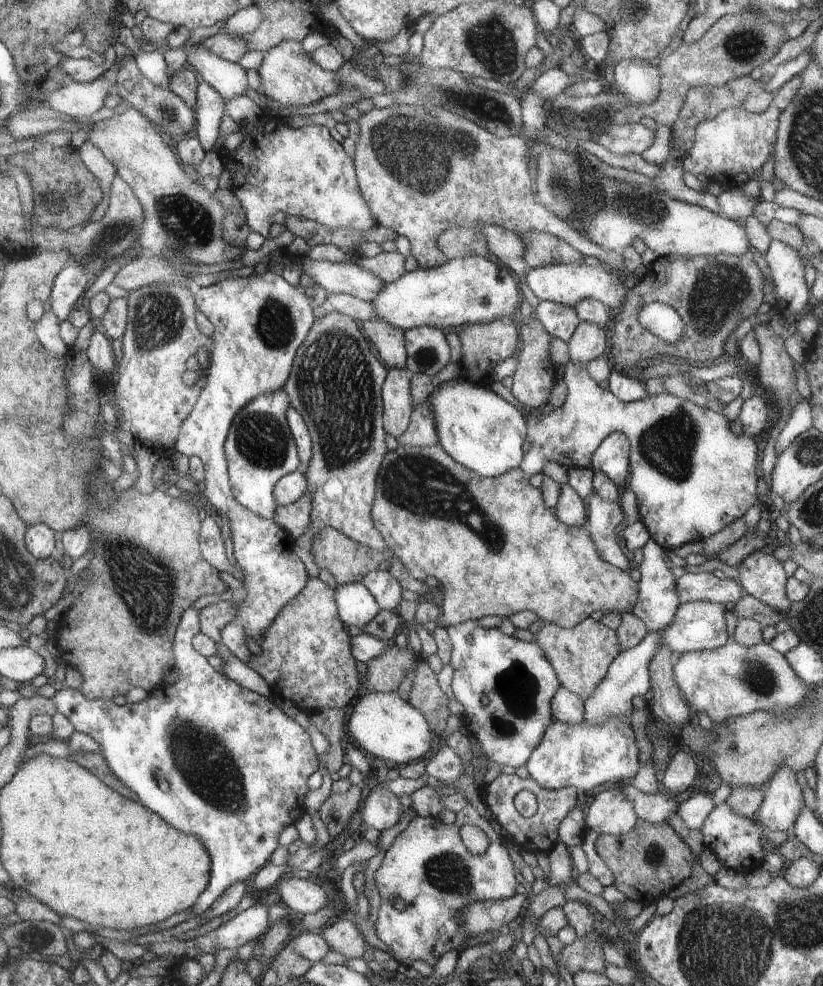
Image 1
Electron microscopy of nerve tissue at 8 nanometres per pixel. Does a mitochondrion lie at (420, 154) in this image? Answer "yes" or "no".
yes

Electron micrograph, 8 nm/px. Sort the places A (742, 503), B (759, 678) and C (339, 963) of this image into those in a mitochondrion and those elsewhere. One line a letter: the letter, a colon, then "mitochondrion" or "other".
A: other
B: mitochondrion
C: other

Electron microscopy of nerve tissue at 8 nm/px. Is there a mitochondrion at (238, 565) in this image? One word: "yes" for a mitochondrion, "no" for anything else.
no

